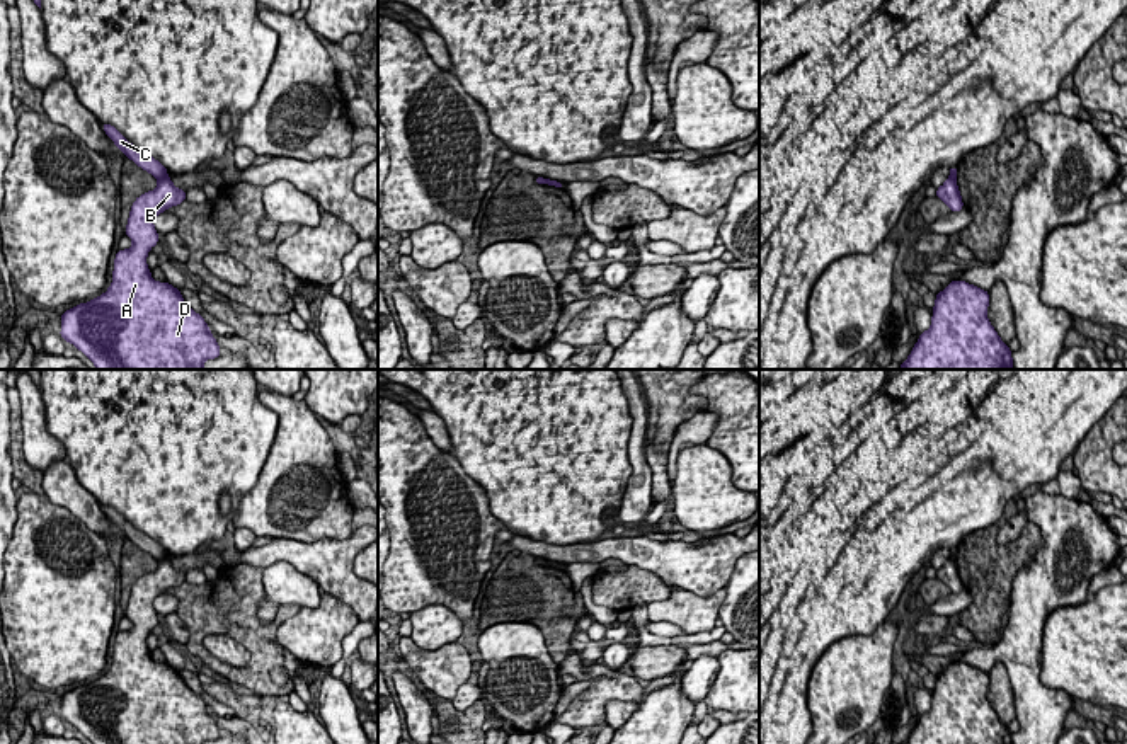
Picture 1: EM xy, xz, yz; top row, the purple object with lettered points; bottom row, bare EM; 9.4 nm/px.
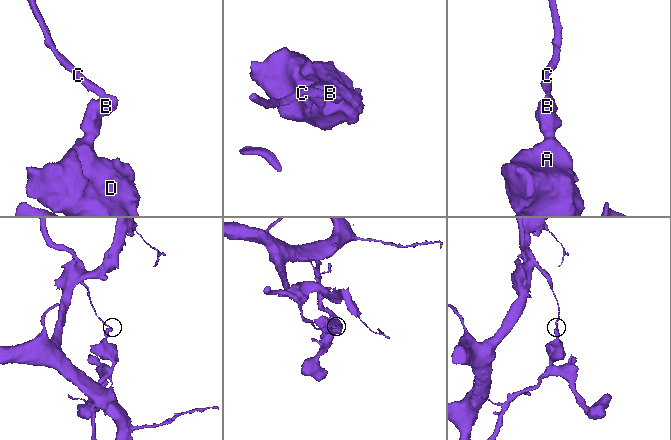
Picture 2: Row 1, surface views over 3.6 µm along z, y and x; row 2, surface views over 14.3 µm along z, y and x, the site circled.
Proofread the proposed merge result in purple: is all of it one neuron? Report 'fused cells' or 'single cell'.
fused cells

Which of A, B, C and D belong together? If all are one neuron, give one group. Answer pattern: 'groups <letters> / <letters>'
groups A B D / C

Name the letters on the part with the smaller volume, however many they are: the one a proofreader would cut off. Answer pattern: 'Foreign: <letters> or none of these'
Foreign: A, B, D

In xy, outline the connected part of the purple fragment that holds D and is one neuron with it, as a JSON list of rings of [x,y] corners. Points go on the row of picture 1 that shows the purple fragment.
[[[169,175],[157,180],[157,189],[141,194],[131,206],[124,233],[133,247],[117,250],[109,289],[61,315],[60,335],[80,349],[97,369],[204,369],[206,359],[221,356],[203,317],[172,284],[153,281],[146,266],[150,249],[158,243],[153,218],[186,201],[186,191],[177,189]]]

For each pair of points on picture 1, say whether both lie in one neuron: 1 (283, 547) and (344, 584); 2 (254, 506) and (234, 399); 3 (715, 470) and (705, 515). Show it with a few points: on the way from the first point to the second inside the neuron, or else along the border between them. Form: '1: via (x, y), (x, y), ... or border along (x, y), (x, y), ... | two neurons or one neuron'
1: via (298, 554), (320, 560), (329, 569) | one neuron
2: border along (269, 453), (259, 480), (244, 496), (230, 520) | two neurons
3: via (705, 480), (705, 504) | one neuron

